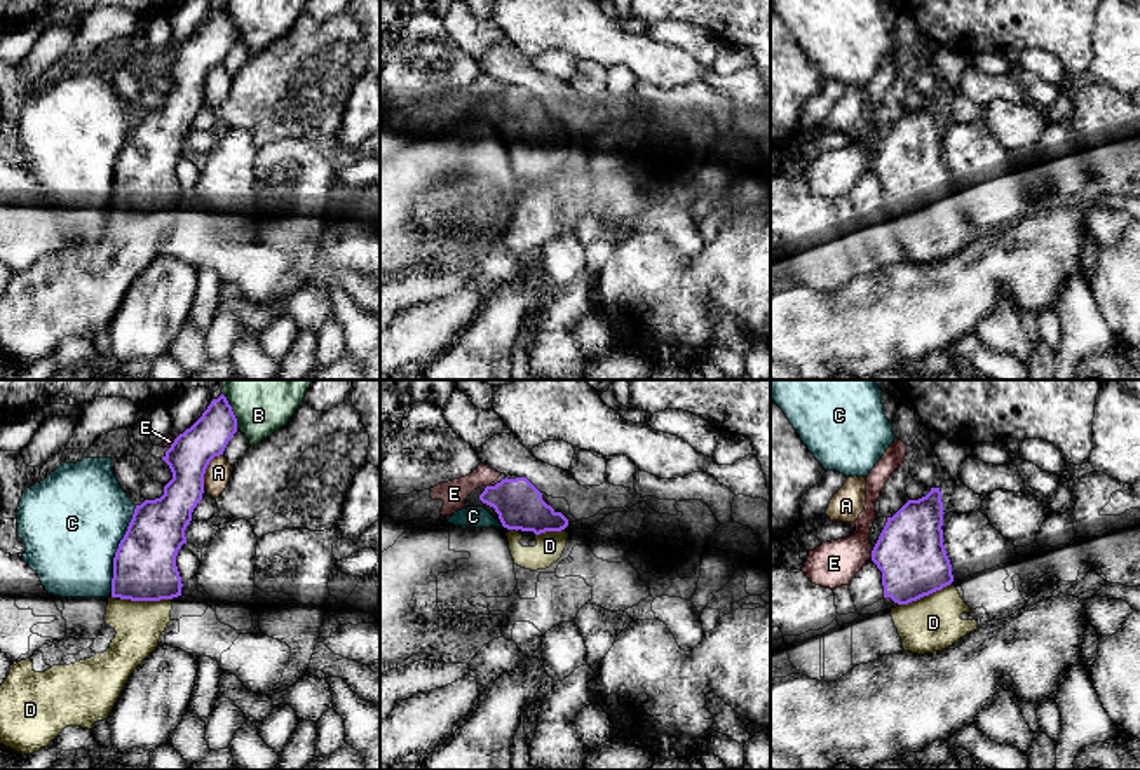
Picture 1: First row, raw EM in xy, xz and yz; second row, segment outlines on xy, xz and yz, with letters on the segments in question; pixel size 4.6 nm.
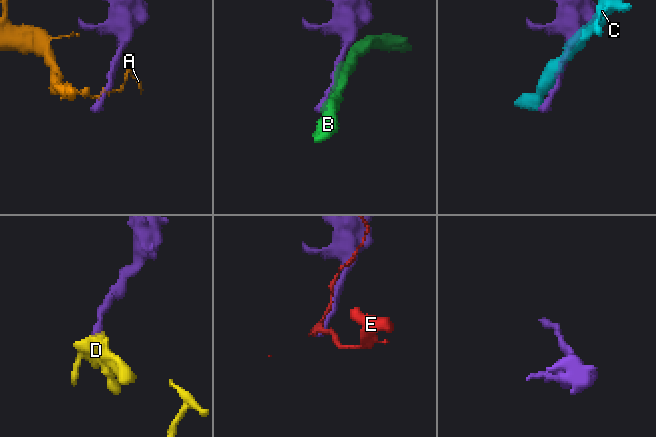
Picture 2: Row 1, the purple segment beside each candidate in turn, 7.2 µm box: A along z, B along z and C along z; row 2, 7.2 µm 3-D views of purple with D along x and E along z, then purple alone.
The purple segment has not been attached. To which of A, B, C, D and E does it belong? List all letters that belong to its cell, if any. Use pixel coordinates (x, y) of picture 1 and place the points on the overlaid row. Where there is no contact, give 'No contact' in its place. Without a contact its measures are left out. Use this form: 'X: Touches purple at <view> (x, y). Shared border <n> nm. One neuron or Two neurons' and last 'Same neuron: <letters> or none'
A: Touches purple at xy (206, 467). Shared border 180 nm. Two neurons
B: Touches purple at xy (232, 412). Shared border 190 nm. Two neurons
C: Touches purple at xy (117, 549). Shared border 420 nm. Two neurons
D: Touches purple at yz (924, 594). Shared border 260 nm. One neuron
E: Touches purple at yz (872, 554). Shared border 50 nm. Two neurons
Same neuron: D

